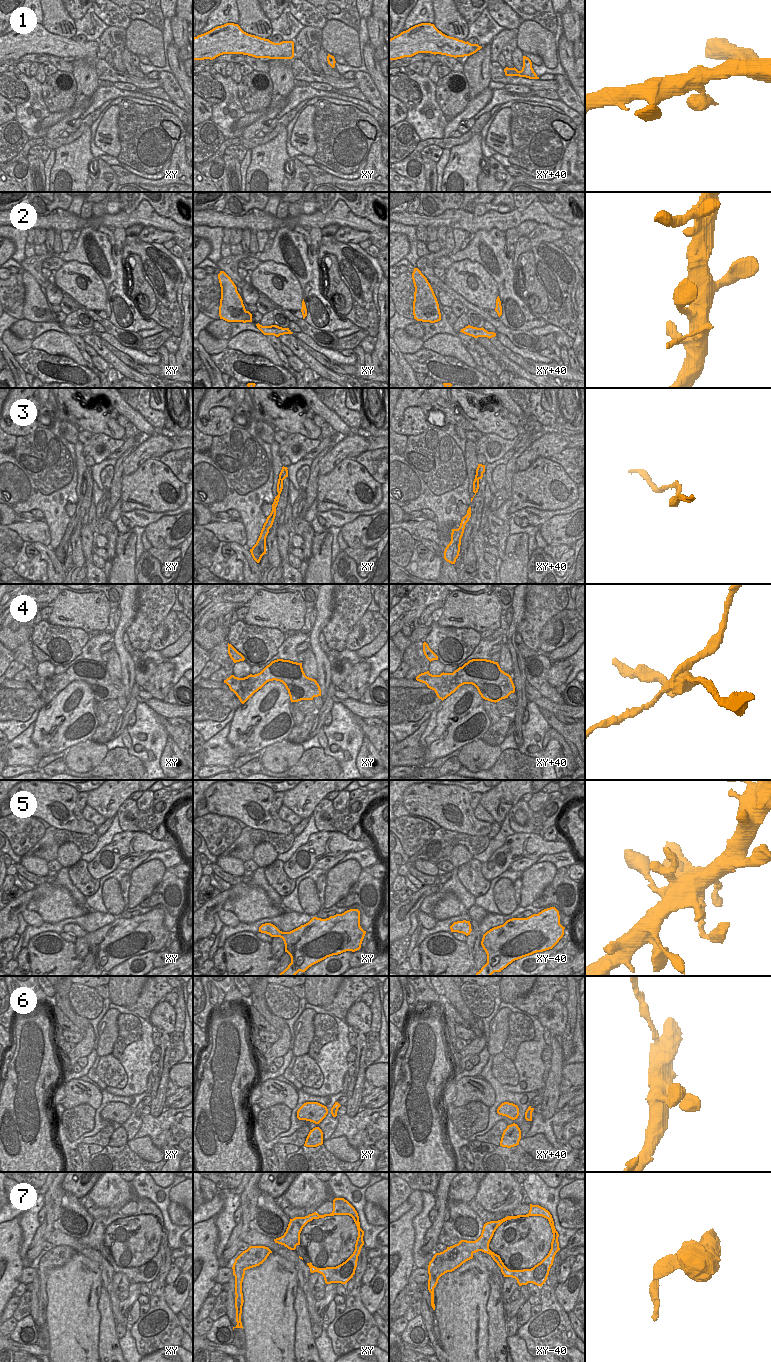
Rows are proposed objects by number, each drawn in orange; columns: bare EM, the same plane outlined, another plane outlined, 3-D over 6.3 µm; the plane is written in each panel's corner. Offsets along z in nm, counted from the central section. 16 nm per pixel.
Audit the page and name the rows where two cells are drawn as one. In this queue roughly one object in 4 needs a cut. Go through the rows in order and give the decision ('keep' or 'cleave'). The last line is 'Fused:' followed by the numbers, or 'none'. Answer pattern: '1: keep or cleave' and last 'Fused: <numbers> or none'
1: keep
2: keep
3: keep
4: cleave
5: keep
6: keep
7: cleave
Fused: 4, 7

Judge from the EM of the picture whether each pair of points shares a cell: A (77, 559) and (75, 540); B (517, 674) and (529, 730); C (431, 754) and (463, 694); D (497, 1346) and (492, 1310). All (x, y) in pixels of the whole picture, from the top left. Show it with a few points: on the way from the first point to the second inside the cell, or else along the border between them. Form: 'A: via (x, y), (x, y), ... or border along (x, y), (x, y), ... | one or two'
A: via (77, 554), (75, 545) | one
B: border along (522, 724), (522, 742), (518, 746) | two
C: via (439, 739), (445, 733), (453, 709) | one
D: via (497, 1337), (496, 1319) | one

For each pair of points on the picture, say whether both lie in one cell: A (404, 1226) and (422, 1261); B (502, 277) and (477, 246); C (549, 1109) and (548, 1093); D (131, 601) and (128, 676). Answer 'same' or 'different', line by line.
A: different
B: same
C: same
D: same

